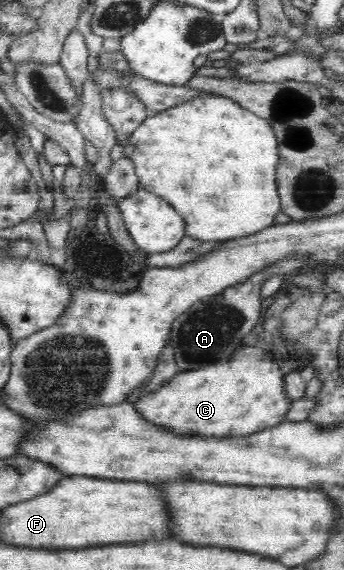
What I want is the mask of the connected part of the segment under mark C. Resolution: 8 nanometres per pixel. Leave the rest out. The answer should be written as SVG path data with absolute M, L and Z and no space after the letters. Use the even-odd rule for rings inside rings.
M249 347L249 349L237 350L239 353L231 357L229 363L217 363L209 365L197 371L183 371L177 373L165 381L159 389L140 397L133 406L139 415L155 424L156 427L167 428L177 436L187 437L215 437L215 439L236 438L250 436L252 433L261 432L283 421L287 421L287 413L292 401L285 392L283 371L271 355L271 350Z

